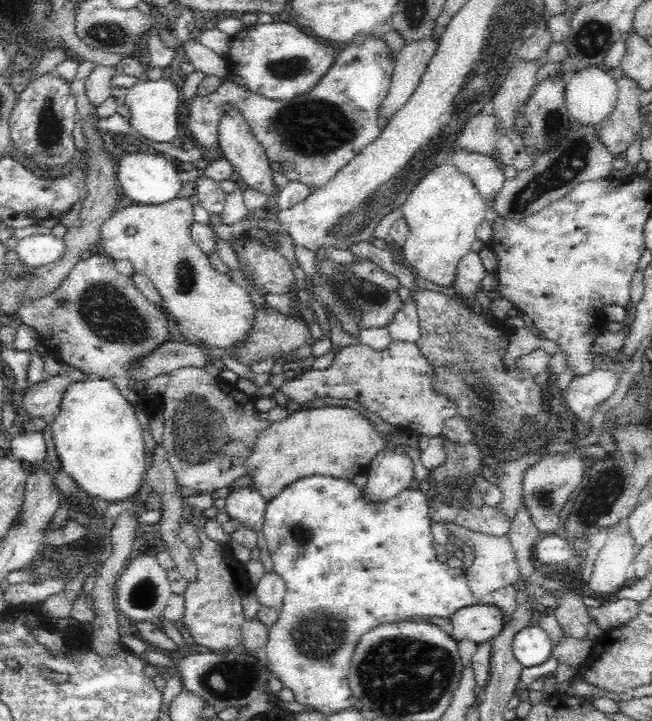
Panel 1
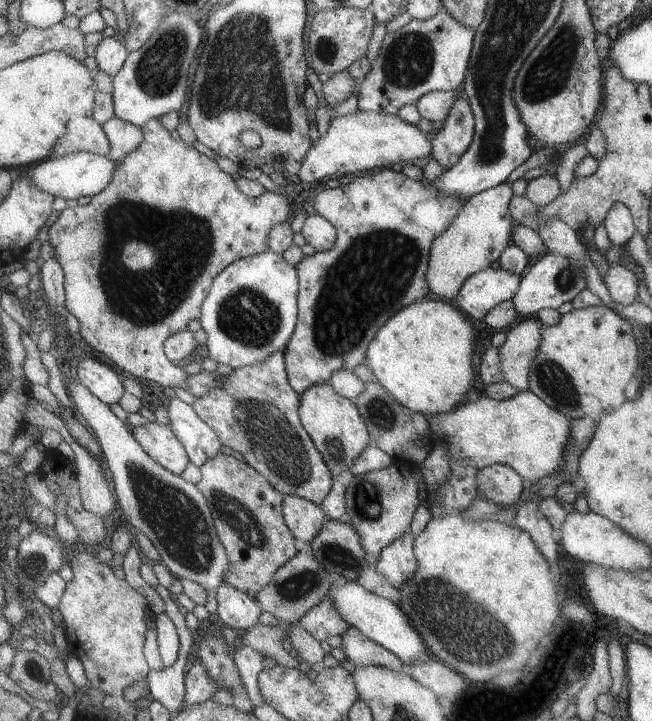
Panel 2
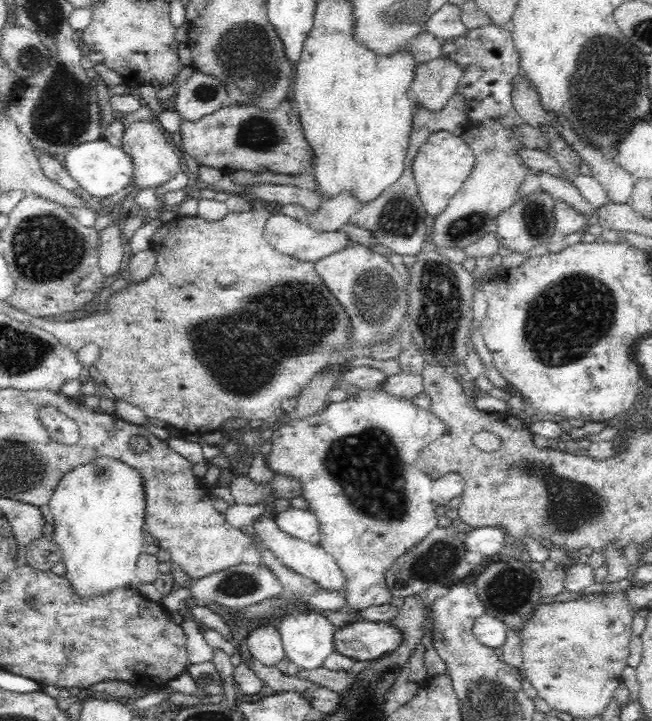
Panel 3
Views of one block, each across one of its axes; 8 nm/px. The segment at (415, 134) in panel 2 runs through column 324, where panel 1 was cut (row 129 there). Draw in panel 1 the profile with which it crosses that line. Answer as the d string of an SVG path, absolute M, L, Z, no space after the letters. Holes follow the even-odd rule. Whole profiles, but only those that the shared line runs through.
M160 78L160 80L146 80L146 82L136 82L132 88L128 88L126 96L126 106L132 112L132 128L140 132L144 138L150 138L154 142L176 142L176 134L180 130L180 120L178 120L178 106L184 98L180 96L180 90L176 82L170 78Z

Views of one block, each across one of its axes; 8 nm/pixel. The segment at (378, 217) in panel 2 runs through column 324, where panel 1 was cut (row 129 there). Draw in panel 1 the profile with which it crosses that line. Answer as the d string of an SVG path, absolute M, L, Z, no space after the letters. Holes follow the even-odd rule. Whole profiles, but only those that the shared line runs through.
M364 34L336 56L332 72L324 76L324 82L308 96L292 100L290 104L278 104L264 96L246 94L238 84L226 82L214 94L194 100L188 128L202 148L212 148L218 142L216 120L220 116L220 106L222 102L232 102L232 106L242 110L254 136L266 148L272 172L284 174L288 180L300 180L312 190L318 190L332 182L346 164L368 148L368 144L376 142L388 126L390 120L388 112L384 112L384 102L392 86L396 56L388 40Z

